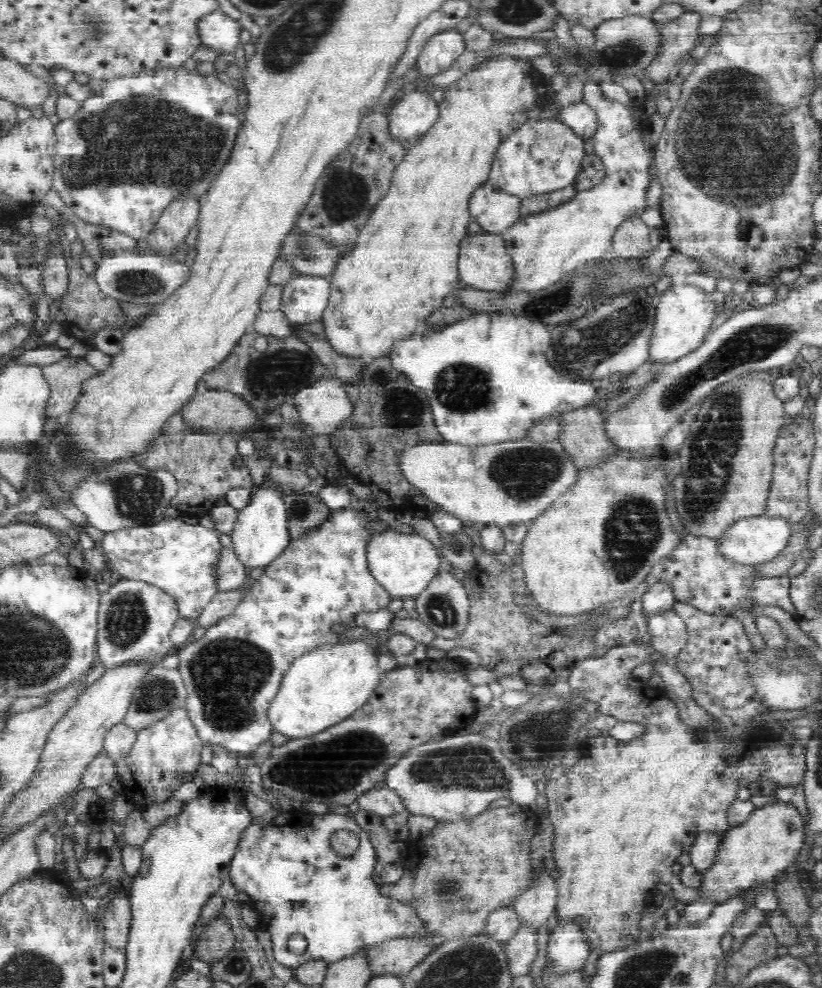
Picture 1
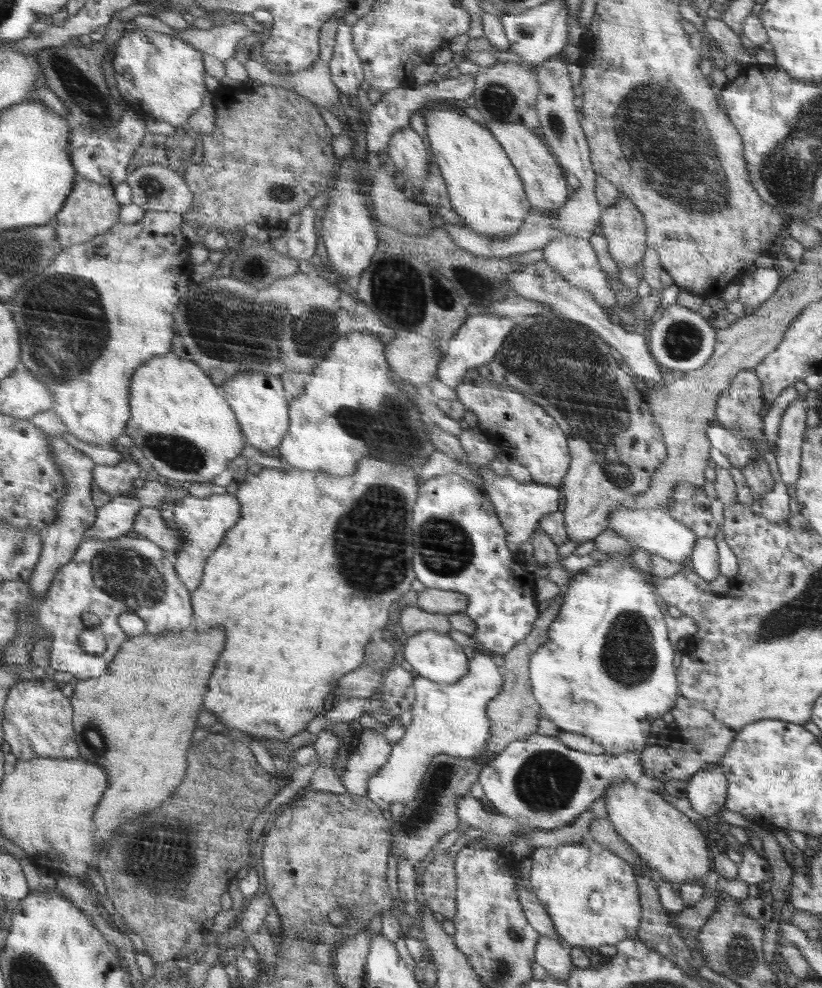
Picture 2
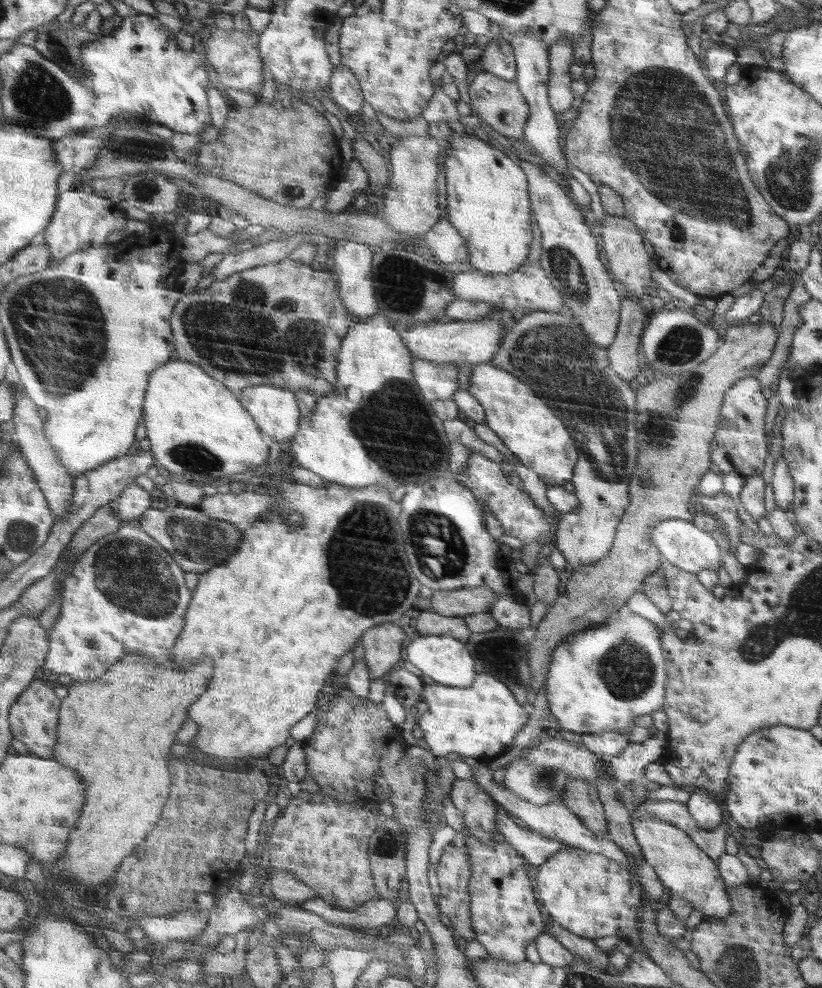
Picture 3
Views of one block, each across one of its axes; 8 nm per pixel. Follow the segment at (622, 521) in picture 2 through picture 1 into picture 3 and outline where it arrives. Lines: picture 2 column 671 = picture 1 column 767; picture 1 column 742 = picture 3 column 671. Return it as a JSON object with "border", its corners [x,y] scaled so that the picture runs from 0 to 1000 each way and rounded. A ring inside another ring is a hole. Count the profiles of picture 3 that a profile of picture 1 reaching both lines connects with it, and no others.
{"border":[[[828,525],[805,526],[794,538],[794,551],[799,553],[805,567],[833,577],[849,581],[854,576],[863,575],[873,578],[876,573],[876,557],[871,547],[859,540],[859,536],[849,535],[843,528]]]}

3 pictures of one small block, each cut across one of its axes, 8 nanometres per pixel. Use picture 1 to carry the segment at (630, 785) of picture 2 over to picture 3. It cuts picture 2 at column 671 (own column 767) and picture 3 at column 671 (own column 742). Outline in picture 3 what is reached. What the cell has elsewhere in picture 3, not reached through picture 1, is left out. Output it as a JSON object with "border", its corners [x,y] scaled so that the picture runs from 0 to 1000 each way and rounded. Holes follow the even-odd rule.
{"border":[[[779,827],[769,830],[769,833],[783,871],[796,878],[804,894],[815,900],[818,906],[837,911],[843,921],[850,921],[858,929],[883,931],[889,922],[889,913],[882,900],[884,897],[881,897],[871,874],[866,874],[866,870],[844,854],[837,843],[798,827]]]}

